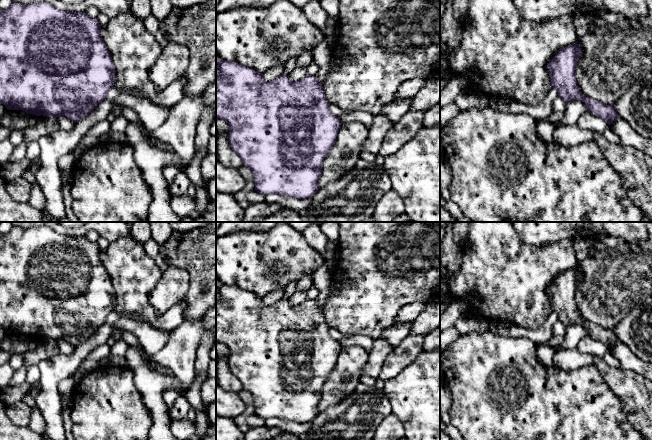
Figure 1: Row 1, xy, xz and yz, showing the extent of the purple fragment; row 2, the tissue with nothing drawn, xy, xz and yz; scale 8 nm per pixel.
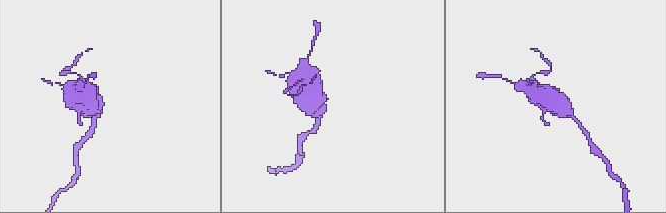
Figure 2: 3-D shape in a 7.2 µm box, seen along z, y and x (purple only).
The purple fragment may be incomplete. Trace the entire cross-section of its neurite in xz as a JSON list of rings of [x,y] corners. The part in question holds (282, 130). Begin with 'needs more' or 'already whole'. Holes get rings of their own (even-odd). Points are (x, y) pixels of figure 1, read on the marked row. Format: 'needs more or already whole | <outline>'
already whole | [[[216,59],[219,75],[216,77],[216,118],[229,125],[228,140],[232,150],[244,166],[251,169],[255,191],[261,194],[279,194],[298,199],[312,198],[319,190],[323,161],[335,144],[342,121],[330,112],[330,103],[318,79],[306,75],[292,82],[282,73],[275,80],[266,82],[263,74],[232,61]]]

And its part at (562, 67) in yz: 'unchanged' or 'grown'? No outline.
unchanged

